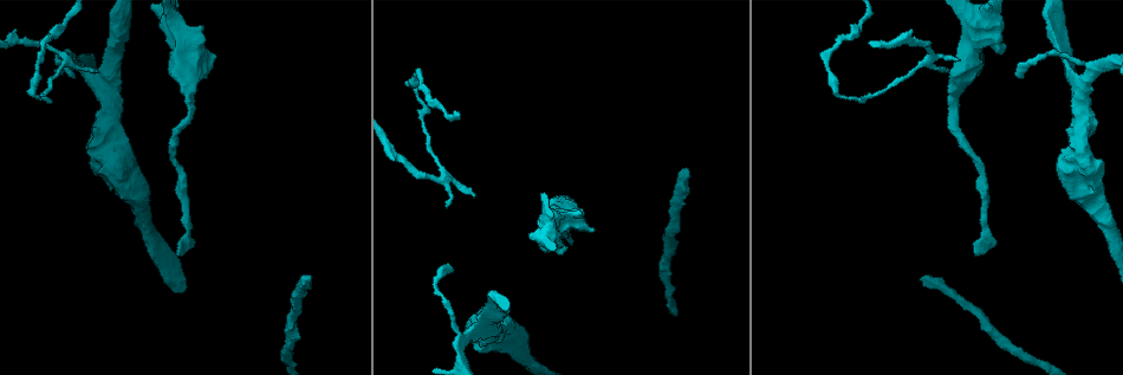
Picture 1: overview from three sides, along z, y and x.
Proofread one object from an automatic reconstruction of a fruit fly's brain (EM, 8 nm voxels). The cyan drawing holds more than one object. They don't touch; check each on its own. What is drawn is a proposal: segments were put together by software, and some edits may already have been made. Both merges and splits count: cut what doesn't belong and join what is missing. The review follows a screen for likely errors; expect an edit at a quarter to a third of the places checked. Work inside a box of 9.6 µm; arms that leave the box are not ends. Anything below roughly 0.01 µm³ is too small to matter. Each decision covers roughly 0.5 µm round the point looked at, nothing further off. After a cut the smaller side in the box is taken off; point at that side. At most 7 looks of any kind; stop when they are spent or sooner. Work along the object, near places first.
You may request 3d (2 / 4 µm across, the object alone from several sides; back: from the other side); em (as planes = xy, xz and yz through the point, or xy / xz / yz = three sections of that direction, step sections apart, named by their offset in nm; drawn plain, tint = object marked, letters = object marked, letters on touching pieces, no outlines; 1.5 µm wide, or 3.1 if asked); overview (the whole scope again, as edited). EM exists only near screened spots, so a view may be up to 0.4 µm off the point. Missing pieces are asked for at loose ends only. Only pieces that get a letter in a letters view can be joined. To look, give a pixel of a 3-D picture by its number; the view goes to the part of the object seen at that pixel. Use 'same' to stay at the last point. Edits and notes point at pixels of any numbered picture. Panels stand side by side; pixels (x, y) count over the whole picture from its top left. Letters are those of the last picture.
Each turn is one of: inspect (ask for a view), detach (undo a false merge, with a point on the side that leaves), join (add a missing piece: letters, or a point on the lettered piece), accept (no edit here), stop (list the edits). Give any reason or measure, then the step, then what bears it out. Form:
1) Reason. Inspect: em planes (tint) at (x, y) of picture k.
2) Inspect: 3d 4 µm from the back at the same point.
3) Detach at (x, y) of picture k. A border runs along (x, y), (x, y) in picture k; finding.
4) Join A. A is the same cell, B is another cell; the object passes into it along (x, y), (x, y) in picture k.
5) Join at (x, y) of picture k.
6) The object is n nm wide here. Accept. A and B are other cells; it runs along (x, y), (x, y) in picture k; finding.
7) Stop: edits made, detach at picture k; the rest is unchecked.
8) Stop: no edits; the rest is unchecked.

An open end. Inspect: em xz step 4 (letters) at (473, 195) of picture 1.

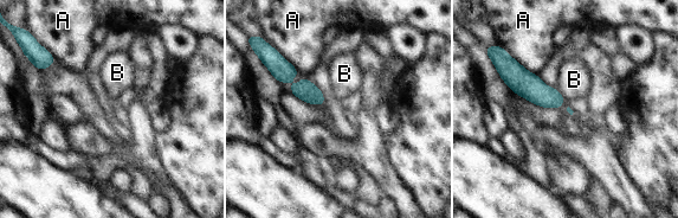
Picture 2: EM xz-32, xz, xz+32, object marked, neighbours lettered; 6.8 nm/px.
Inspect: em planes (letters) at the same point.

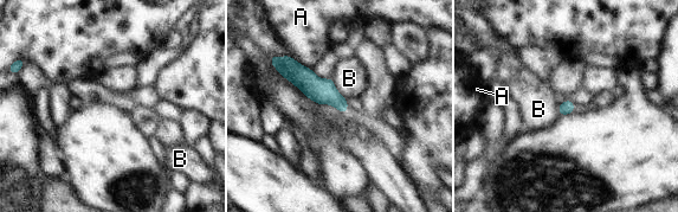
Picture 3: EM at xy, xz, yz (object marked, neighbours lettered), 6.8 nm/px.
Accept. A and B are other cells; it runs along (285, 62), (343, 109) in picture 3; no lettered piece goes on from it.

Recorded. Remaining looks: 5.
Free end. Inspect: em planes (letters) at (973, 252) of picture 1.

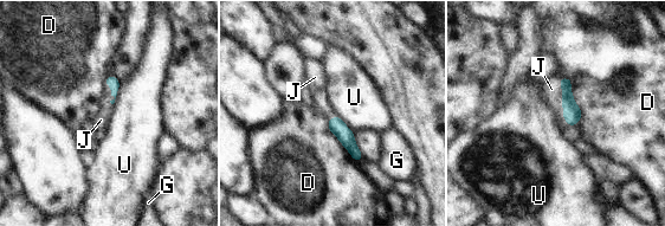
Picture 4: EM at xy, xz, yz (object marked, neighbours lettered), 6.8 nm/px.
The longest contact is with D, 340 nm. Join J. J is the same cell, D, G and U are other cells; the object passes into it along (572, 112), (562, 102), (551, 89) in picture 4; it goes on there.

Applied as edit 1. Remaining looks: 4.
Calibre changes. Inspect: 3d 2 µm at (956, 104) of picture 1.

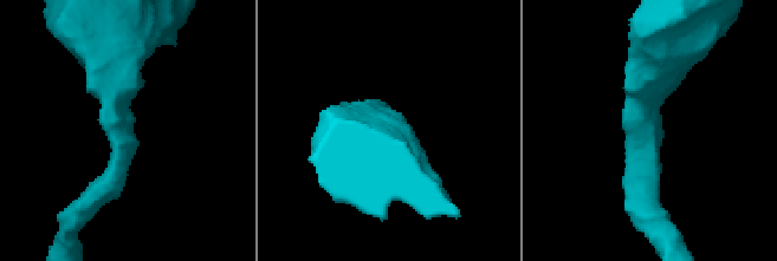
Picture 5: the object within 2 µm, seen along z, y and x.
The arms are 220, 460 nm wide; need the tissue. Inspect: em planes (letters) at (117, 128) of picture 5.

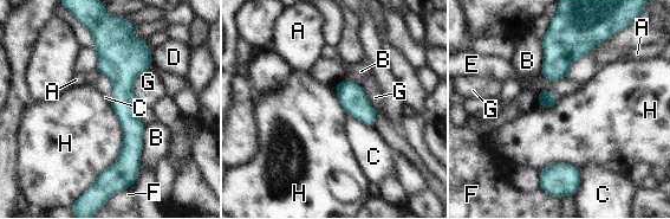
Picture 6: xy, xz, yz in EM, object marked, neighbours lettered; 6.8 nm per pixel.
Accept. A, B, C, D, E, F, G and H are other cells; it runs along (129, 39), (130, 181) in picture 6; one neuron here.

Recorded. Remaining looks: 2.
Stop: edits made, join at picture 4; the rest is unchecked.

